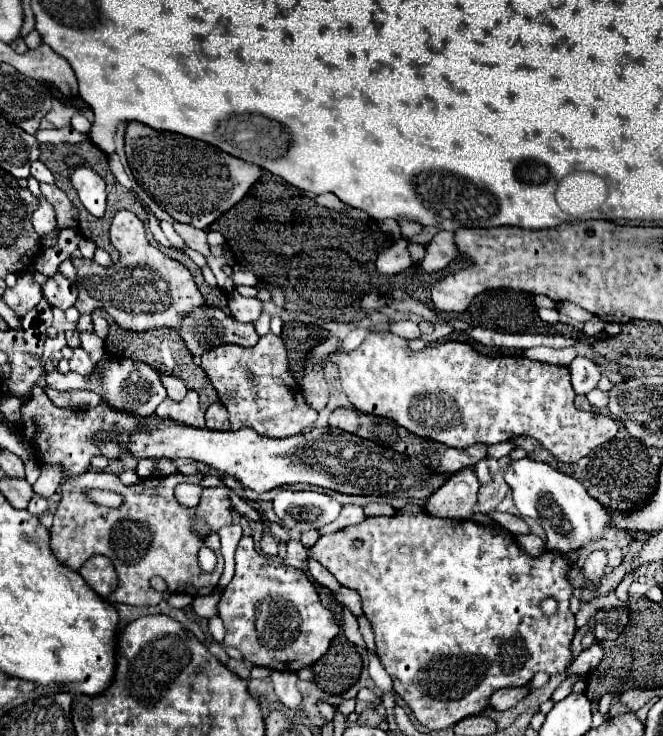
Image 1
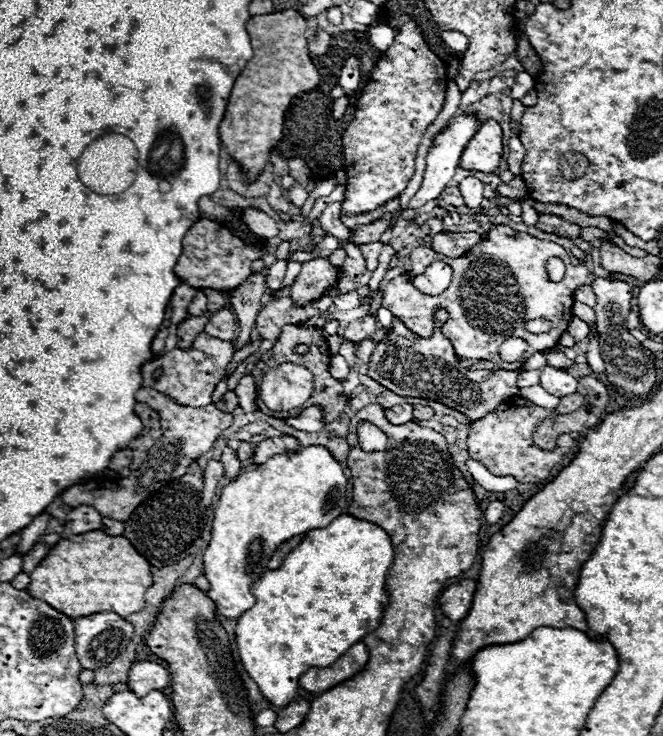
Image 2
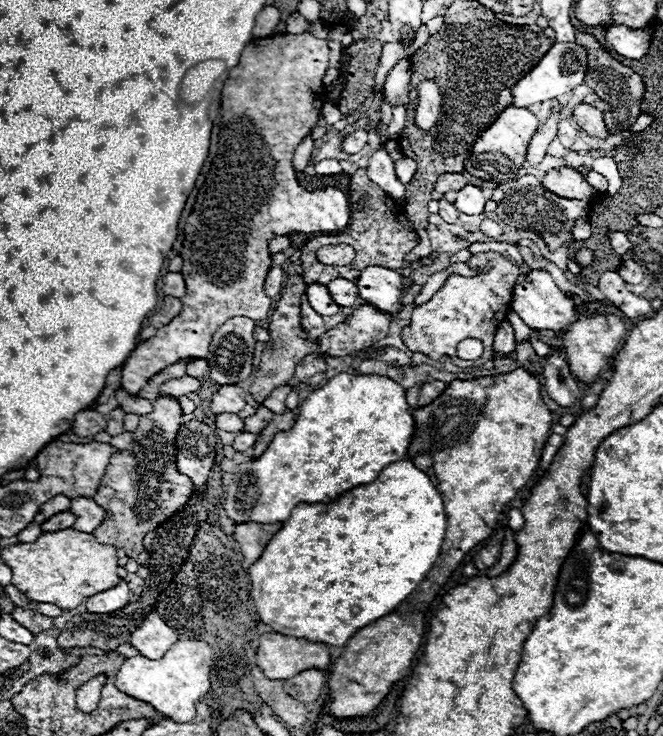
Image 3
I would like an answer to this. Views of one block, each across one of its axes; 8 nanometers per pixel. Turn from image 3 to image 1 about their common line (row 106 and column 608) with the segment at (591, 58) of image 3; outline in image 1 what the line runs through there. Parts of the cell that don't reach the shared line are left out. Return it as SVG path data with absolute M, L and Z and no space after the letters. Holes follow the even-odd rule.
M602 608L596 612L596 626L594 634L598 640L616 640L624 626L628 624L628 610L626 608Z

